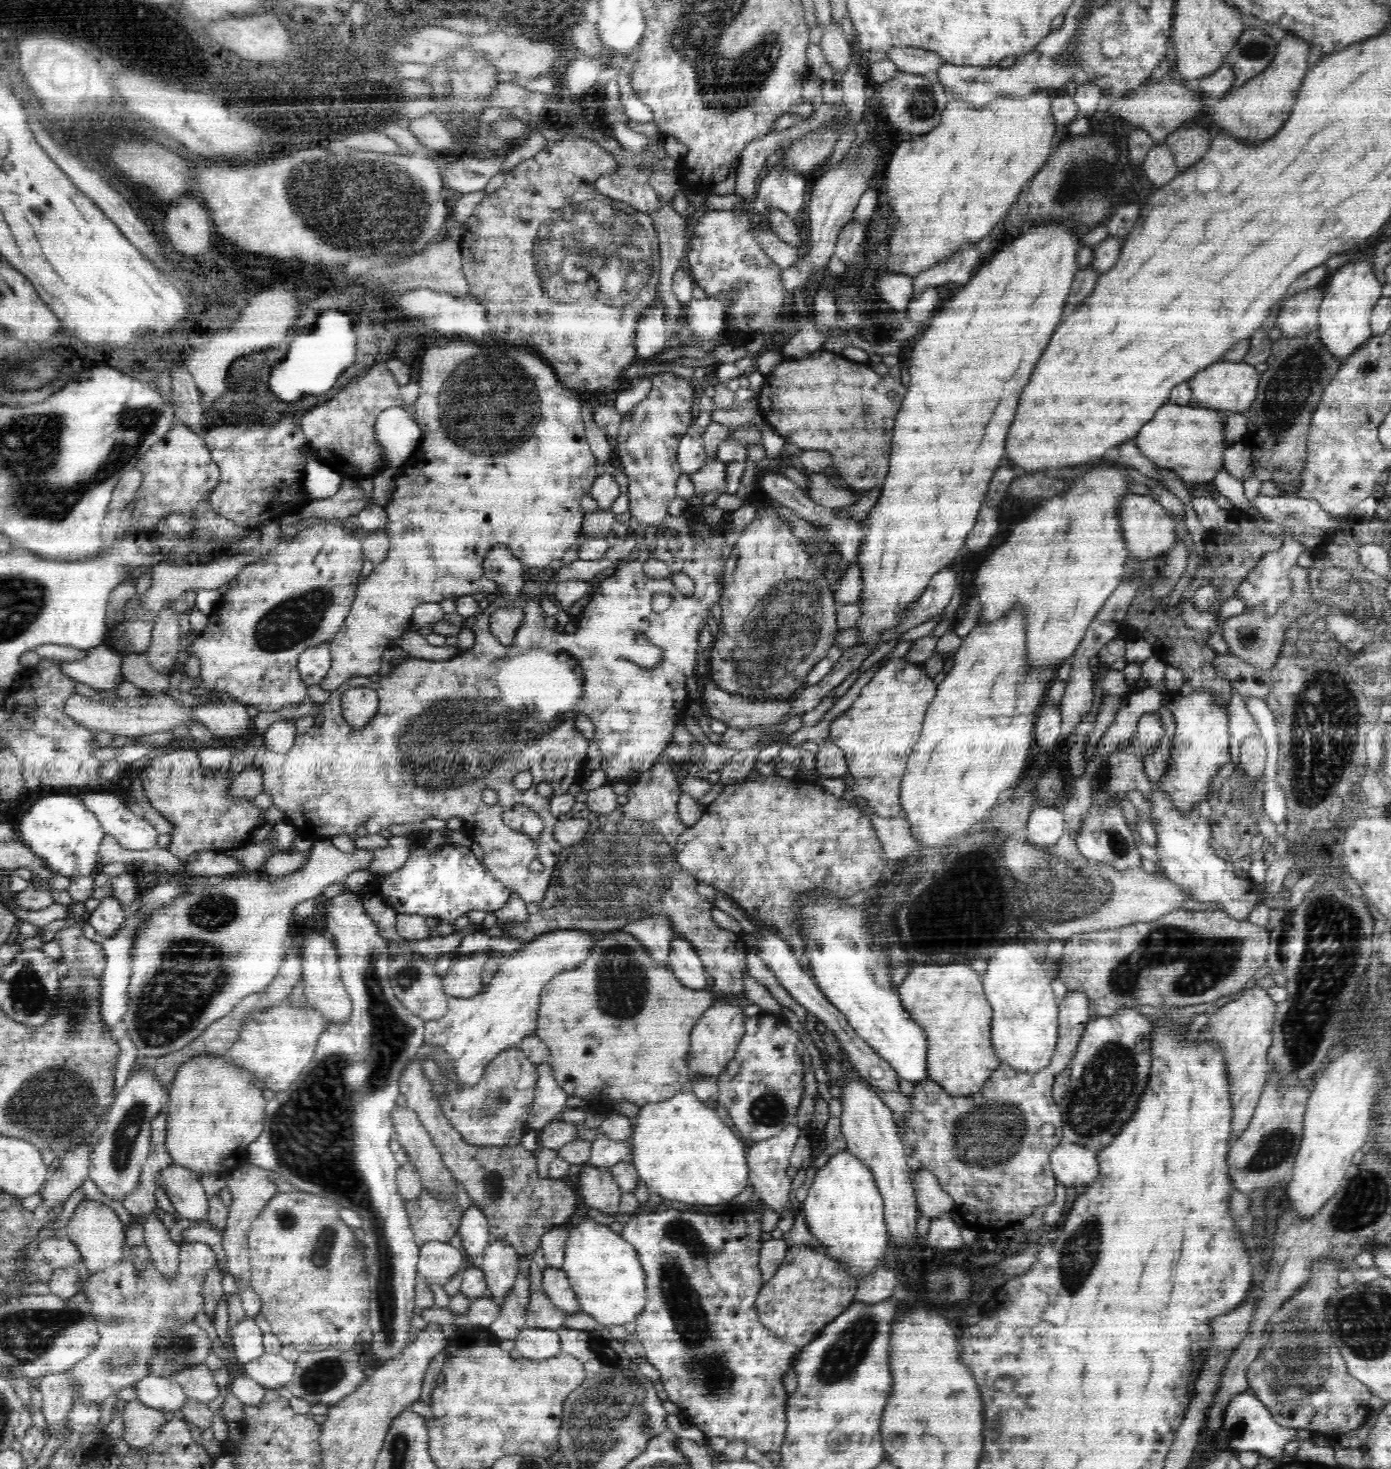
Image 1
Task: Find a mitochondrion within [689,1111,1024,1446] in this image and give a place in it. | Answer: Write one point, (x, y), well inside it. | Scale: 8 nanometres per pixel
(839, 1361)

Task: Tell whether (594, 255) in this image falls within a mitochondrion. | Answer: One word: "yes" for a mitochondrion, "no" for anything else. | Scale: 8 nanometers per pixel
yes

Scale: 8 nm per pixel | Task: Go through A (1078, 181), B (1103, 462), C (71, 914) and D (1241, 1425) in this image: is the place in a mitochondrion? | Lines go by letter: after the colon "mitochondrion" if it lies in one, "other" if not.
A: mitochondrion
B: other
C: other
D: mitochondrion

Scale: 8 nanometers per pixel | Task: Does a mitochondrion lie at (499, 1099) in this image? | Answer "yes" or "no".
yes

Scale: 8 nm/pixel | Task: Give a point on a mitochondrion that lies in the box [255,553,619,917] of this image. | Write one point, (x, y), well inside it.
(466, 743)

